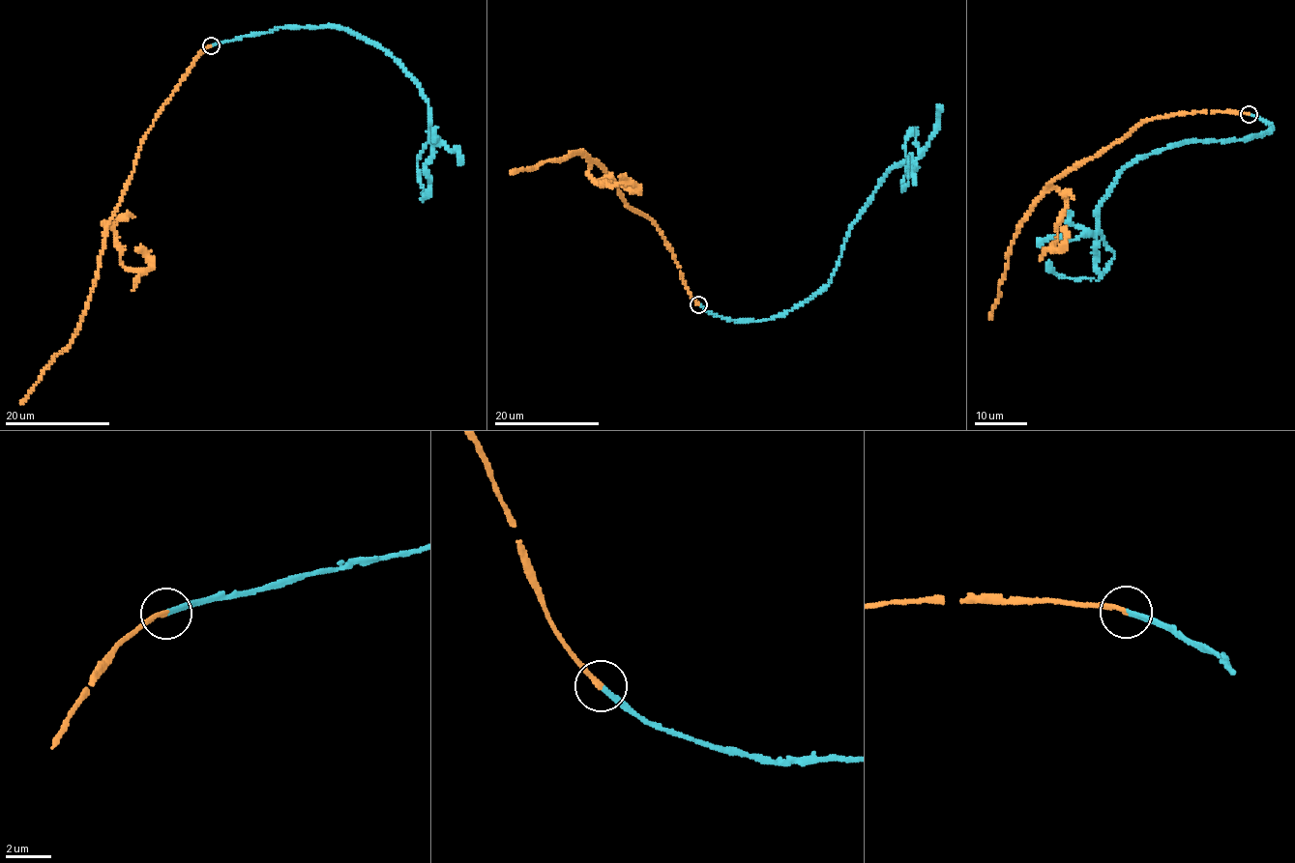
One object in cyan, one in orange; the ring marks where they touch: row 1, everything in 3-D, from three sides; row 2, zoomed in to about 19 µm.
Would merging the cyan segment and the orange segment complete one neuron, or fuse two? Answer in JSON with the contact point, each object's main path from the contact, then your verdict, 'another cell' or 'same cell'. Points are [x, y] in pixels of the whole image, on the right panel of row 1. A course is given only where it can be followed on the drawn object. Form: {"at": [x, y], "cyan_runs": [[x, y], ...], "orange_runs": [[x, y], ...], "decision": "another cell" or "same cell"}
{"at": [1249, 114], "cyan_runs": [[1249, 113], [1271, 132], [1128, 164], [1099, 211], [1115, 253], [1097, 279], [1060, 275], [1048, 261]], "orange_runs": [[1249, 115], [1206, 111], [1151, 118], [1050, 182], [1018, 228], [1006, 273], [998, 285], [999, 298], [991, 319]], "decision": "same cell"}

